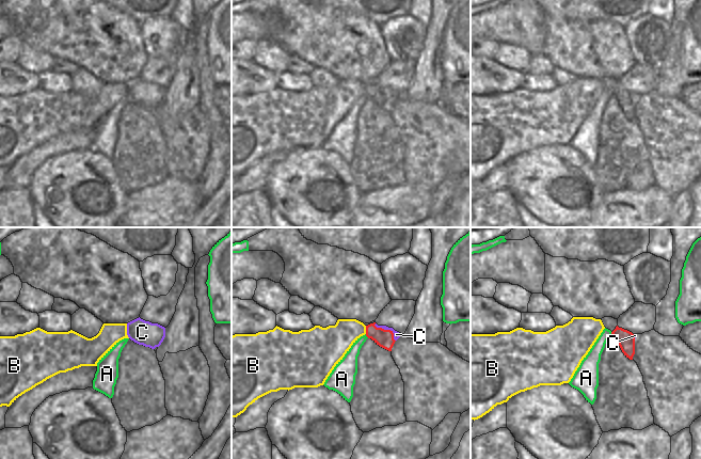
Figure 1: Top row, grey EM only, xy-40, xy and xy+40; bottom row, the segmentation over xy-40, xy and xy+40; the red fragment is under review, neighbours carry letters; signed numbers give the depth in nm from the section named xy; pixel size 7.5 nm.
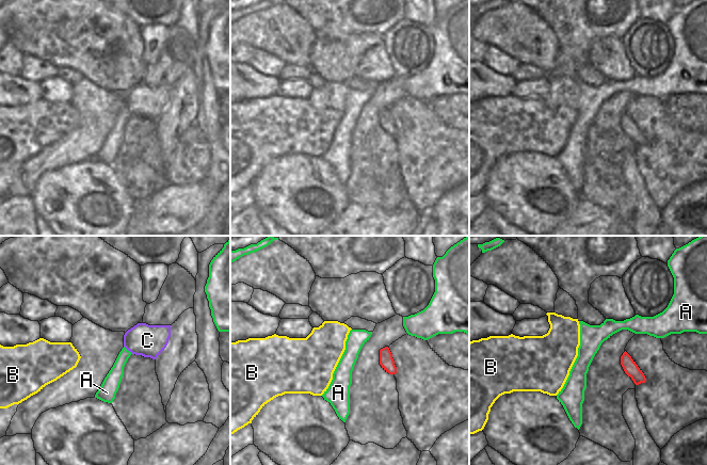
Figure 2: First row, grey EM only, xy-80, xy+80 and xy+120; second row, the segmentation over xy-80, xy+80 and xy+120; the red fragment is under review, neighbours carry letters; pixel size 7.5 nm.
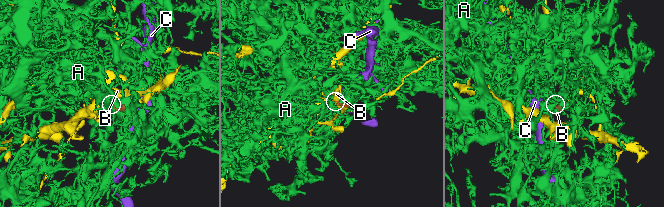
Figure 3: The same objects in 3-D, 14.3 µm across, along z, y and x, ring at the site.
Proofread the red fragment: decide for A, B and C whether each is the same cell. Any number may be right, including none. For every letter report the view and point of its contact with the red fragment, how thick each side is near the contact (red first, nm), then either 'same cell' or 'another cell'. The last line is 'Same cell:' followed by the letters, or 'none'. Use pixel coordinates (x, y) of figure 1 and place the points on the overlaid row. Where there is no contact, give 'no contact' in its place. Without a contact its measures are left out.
A: meets red in xy at (367, 336); 140 nm thick on the red side, 130 nm on the other; another cell
B: meets red in xy at (366, 330); 140 nm thick on the red side, 240 nm on the other; another cell
C: meets red in xy at (387, 330); 140 nm thick on the red side, 50 nm on the other; another cell
Same cell: none

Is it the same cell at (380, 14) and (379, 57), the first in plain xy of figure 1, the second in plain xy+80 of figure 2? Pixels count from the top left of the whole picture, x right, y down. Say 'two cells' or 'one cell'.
two cells

